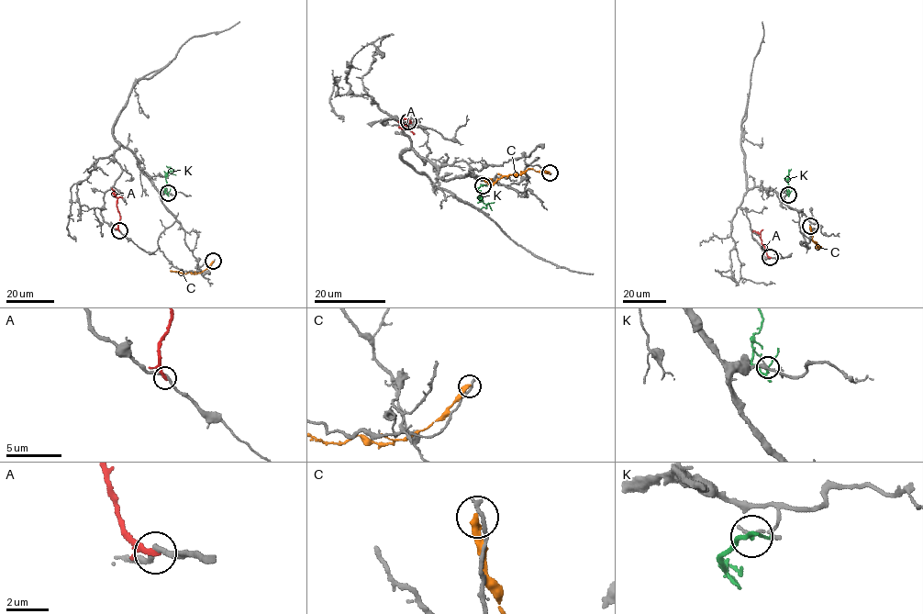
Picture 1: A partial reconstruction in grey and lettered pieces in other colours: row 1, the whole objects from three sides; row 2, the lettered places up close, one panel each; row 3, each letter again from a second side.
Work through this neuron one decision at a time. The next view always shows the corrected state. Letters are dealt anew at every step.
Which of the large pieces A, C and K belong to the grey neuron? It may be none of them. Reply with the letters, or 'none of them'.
none of them

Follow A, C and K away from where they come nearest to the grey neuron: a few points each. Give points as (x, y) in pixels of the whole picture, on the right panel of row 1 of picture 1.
A: (770, 257), (761, 243), (760, 234), (752, 230)
C: (810, 226), (812, 239), (817, 247), (820, 247), (817, 250)
K: (787, 194), (789, 170)

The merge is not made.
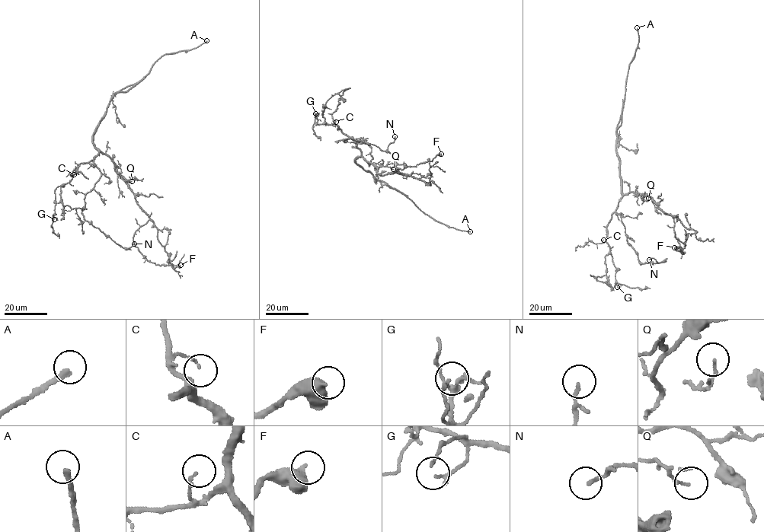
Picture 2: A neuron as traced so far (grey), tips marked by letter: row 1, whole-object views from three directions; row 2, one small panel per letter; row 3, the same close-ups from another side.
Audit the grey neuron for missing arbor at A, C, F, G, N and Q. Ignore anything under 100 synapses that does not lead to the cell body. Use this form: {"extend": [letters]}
{"extend": ["A"]}

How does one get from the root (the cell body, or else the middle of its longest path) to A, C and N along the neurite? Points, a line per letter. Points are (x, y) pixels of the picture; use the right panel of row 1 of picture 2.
A: (622, 193), (620, 163), (616, 154), (616, 126), (624, 101), (628, 65), (637, 47), (637, 27)
C: (622, 193), (607, 225), (606, 239), (604, 242), (603, 240)
N: (622, 193), (615, 213), (621, 218), (627, 240), (639, 262), (663, 262), (649, 259)

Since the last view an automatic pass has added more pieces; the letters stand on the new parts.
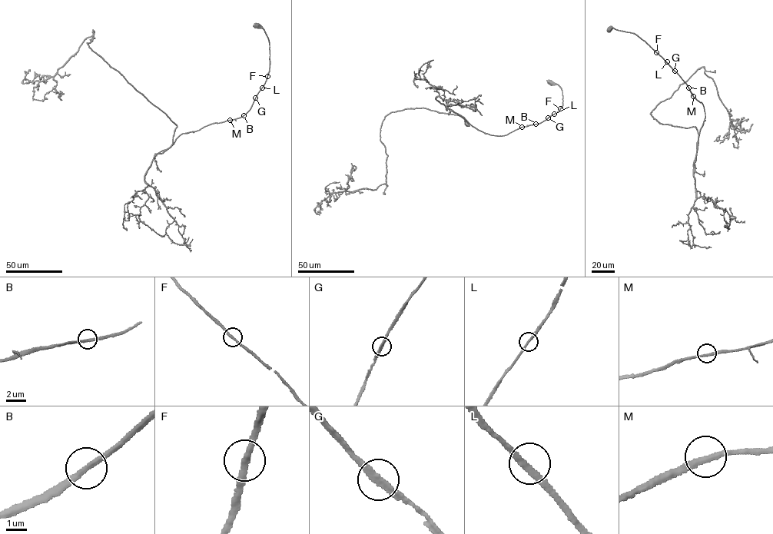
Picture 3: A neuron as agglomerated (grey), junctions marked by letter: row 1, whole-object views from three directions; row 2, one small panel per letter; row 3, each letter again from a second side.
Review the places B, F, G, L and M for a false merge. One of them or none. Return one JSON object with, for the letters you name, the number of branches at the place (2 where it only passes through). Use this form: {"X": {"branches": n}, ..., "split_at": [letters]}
{"split_at": []}

